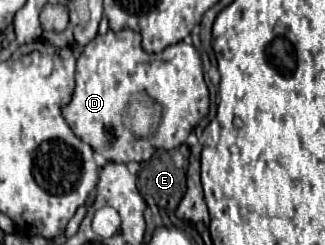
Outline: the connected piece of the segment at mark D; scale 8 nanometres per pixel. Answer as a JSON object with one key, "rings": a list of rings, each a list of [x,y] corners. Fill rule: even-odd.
{"rings":[[[130,28],[96,36],[90,40],[76,62],[76,86],[70,102],[62,108],[72,132],[88,142],[110,162],[144,162],[150,160],[156,148],[172,150],[182,144],[190,130],[209,111],[209,91],[204,82],[200,54],[192,44],[178,42],[160,54],[148,54],[142,48],[142,36]],[[128,100],[156,100],[158,126],[150,138],[134,138],[122,124],[122,114]]]}

